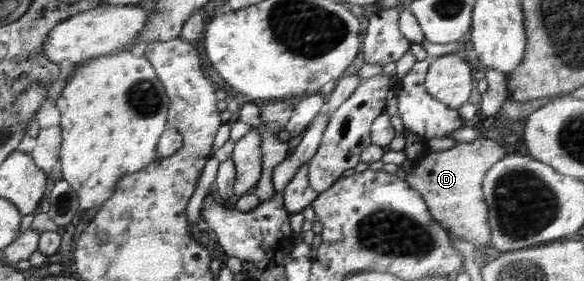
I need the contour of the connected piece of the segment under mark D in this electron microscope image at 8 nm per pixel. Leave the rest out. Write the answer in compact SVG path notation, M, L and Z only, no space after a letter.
M487 137L470 142L456 142L448 150L427 151L414 162L414 167L406 174L408 181L428 202L430 213L438 225L450 230L450 234L474 246L484 246L491 250L489 208L485 200L484 181L488 172L500 160L508 156L508 151Z

